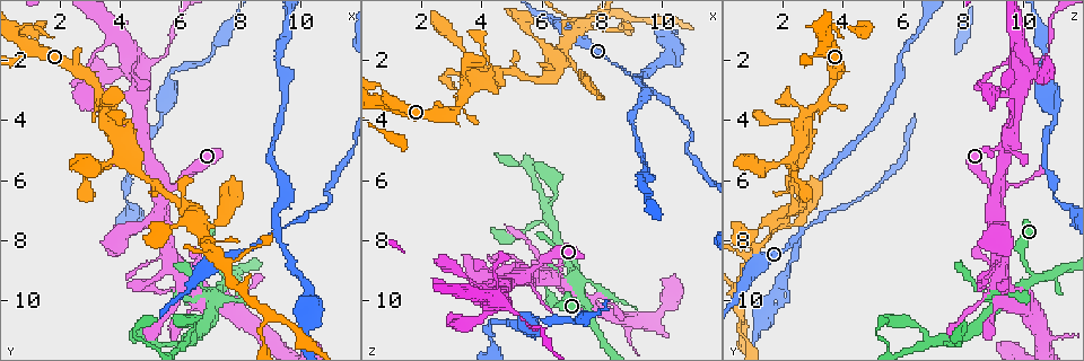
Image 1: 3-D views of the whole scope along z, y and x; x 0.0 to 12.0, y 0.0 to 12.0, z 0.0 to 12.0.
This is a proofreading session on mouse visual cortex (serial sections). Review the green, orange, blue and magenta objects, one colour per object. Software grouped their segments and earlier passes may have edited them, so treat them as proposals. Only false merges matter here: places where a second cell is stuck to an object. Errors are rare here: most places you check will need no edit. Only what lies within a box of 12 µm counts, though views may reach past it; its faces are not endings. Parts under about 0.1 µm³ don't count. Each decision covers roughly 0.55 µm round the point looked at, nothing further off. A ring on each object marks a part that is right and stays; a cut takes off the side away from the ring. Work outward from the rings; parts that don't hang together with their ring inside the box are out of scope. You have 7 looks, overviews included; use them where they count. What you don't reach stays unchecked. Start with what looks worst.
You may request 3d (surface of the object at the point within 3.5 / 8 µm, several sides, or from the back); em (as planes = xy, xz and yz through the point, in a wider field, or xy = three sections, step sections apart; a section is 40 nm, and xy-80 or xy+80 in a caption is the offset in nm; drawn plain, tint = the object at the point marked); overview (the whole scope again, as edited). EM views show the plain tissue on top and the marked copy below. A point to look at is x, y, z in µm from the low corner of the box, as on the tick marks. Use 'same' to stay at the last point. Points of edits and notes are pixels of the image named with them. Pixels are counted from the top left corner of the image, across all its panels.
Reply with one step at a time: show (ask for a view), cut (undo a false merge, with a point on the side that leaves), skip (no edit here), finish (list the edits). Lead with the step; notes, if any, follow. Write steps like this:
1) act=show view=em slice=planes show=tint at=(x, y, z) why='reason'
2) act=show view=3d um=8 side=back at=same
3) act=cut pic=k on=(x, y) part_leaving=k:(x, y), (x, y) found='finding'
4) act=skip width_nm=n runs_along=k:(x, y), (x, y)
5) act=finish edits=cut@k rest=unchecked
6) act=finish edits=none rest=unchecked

act=show view=3d um=3.5 at=(9.0, 7.9, 2.6) why='four or more arms meet'

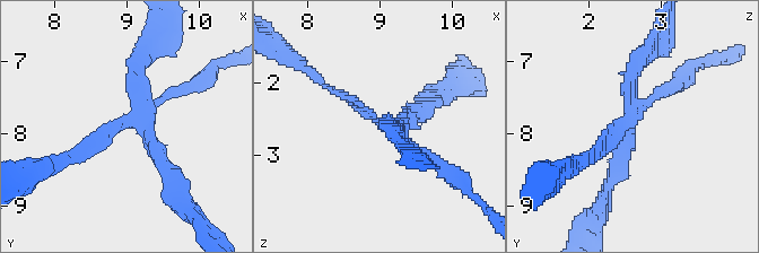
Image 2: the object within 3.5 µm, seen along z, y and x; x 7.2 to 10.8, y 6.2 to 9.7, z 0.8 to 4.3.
act=show view=em slice=xy step=1 show=tint at=(9.10, 7.85, 2.55) why='now the EM'

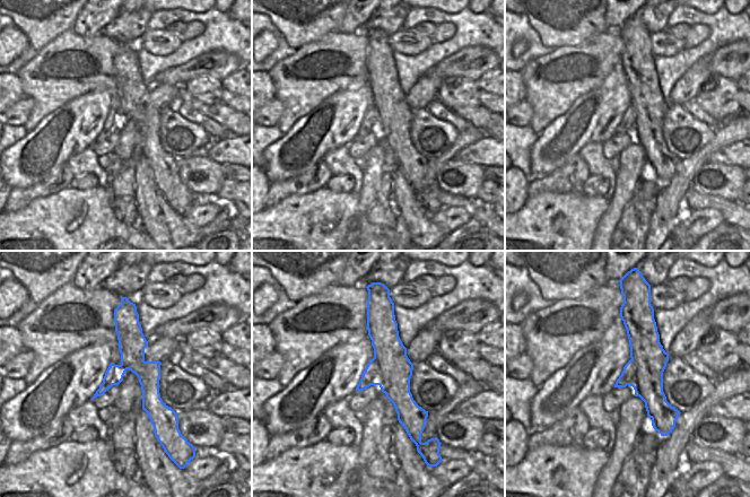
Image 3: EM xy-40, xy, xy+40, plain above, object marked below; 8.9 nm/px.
act=cut pic=2 on=(638, 64) arm_widths_nm=100,100,200,200 part_leaving=2:(630, 108), (628, 80), (656, 32) found='two cells meet here'

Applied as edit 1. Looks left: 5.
act=show view=overview

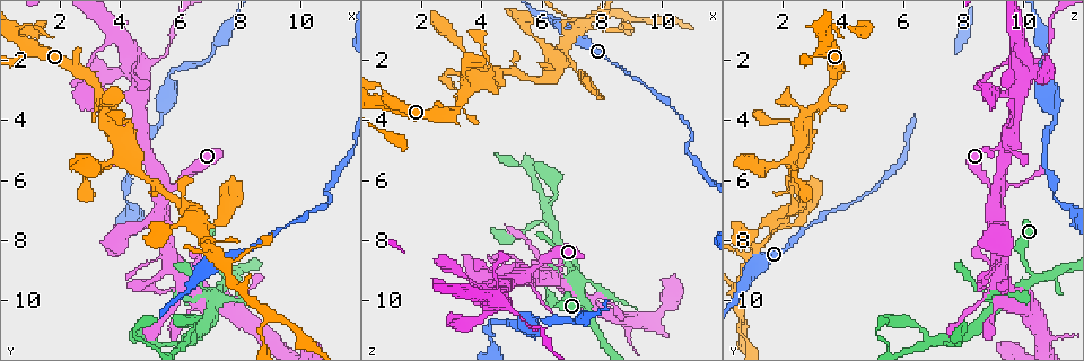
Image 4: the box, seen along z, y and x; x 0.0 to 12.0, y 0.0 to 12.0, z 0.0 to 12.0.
act=show view=3d um=3.5 at=(5.6, 1.7, 10.8) why='calibre changes'

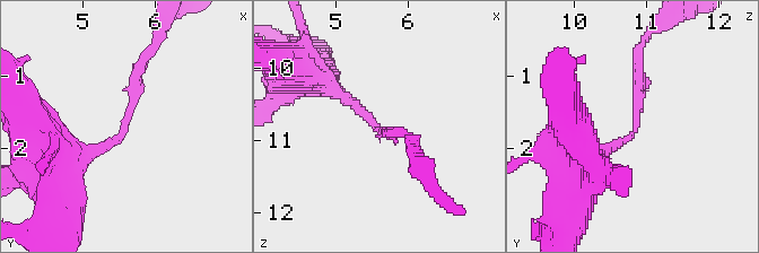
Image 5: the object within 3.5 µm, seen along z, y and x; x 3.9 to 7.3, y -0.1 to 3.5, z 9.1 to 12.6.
act=show view=em slice=planes show=tint at=(5.55, 1.75, 10.80)

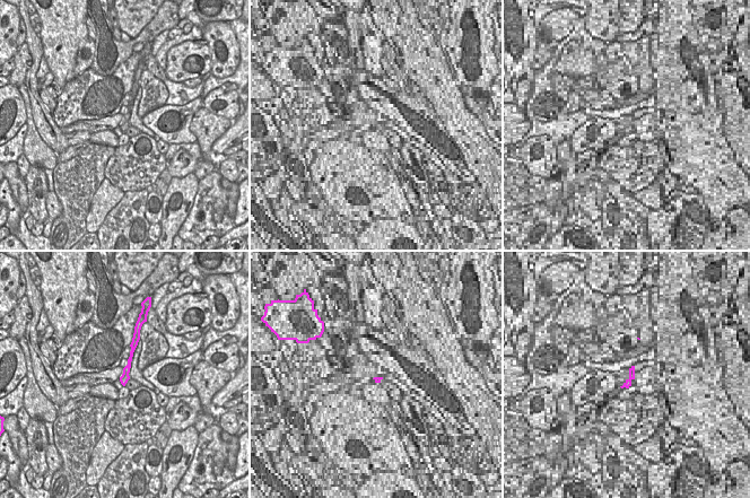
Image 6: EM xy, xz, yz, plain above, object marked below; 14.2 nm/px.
act=show view=em slice=xy step=2 show=tint at=same why='cut it another way'

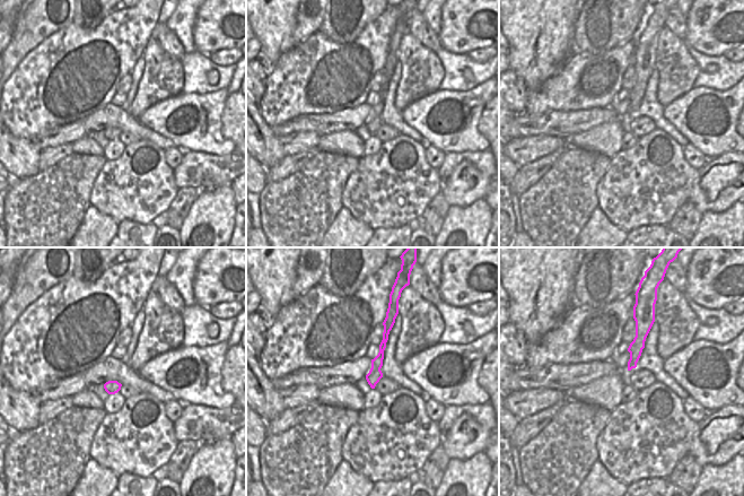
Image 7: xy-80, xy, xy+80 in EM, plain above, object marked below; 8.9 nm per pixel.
act=skip width_nm=130 runs_along=7:(390, 318), (373, 383) found='all the same cell'

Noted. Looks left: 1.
act=finish edits=cut@2 rest=unchecked

